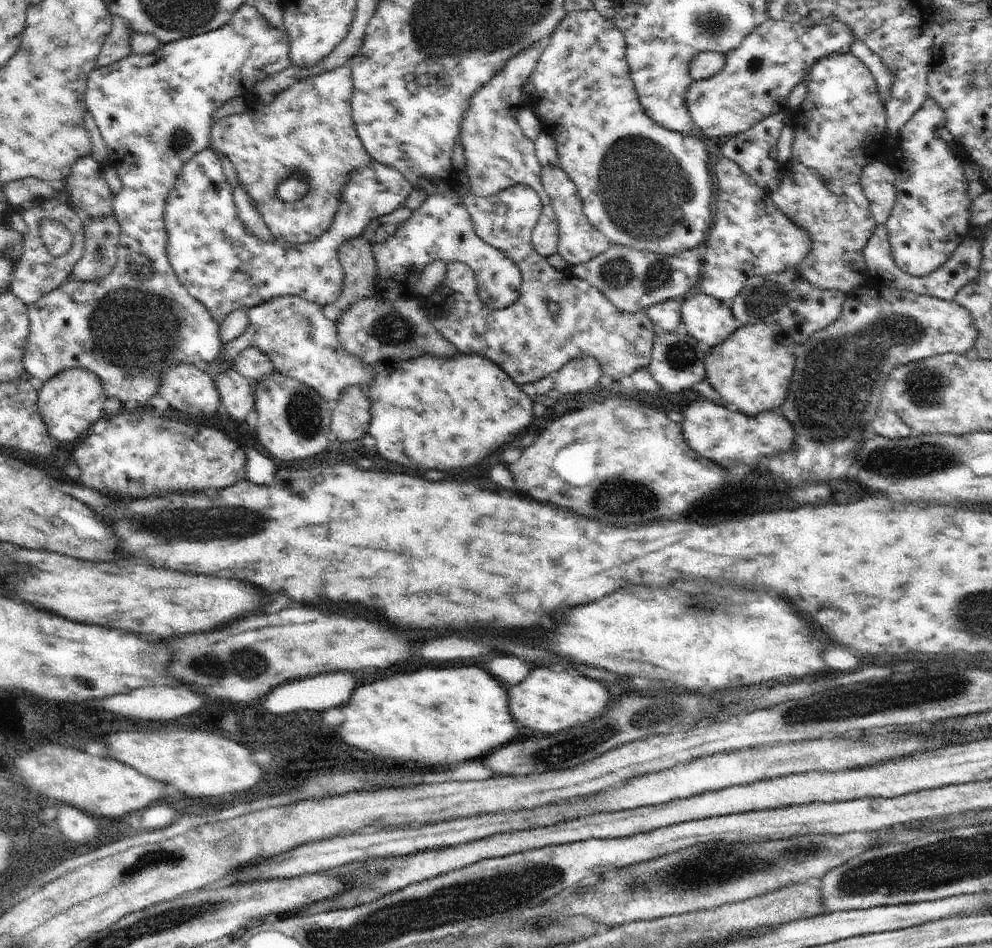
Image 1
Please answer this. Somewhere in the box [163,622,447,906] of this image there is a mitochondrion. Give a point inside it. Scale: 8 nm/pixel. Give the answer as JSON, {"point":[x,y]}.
{"point":[248,664]}

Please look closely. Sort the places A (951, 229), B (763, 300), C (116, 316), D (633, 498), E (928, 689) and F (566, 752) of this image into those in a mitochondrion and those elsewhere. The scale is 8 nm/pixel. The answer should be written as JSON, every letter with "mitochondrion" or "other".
{"A":"other","B":"mitochondrion","C":"mitochondrion","D":"mitochondrion","E":"mitochondrion","F":"mitochondrion"}

